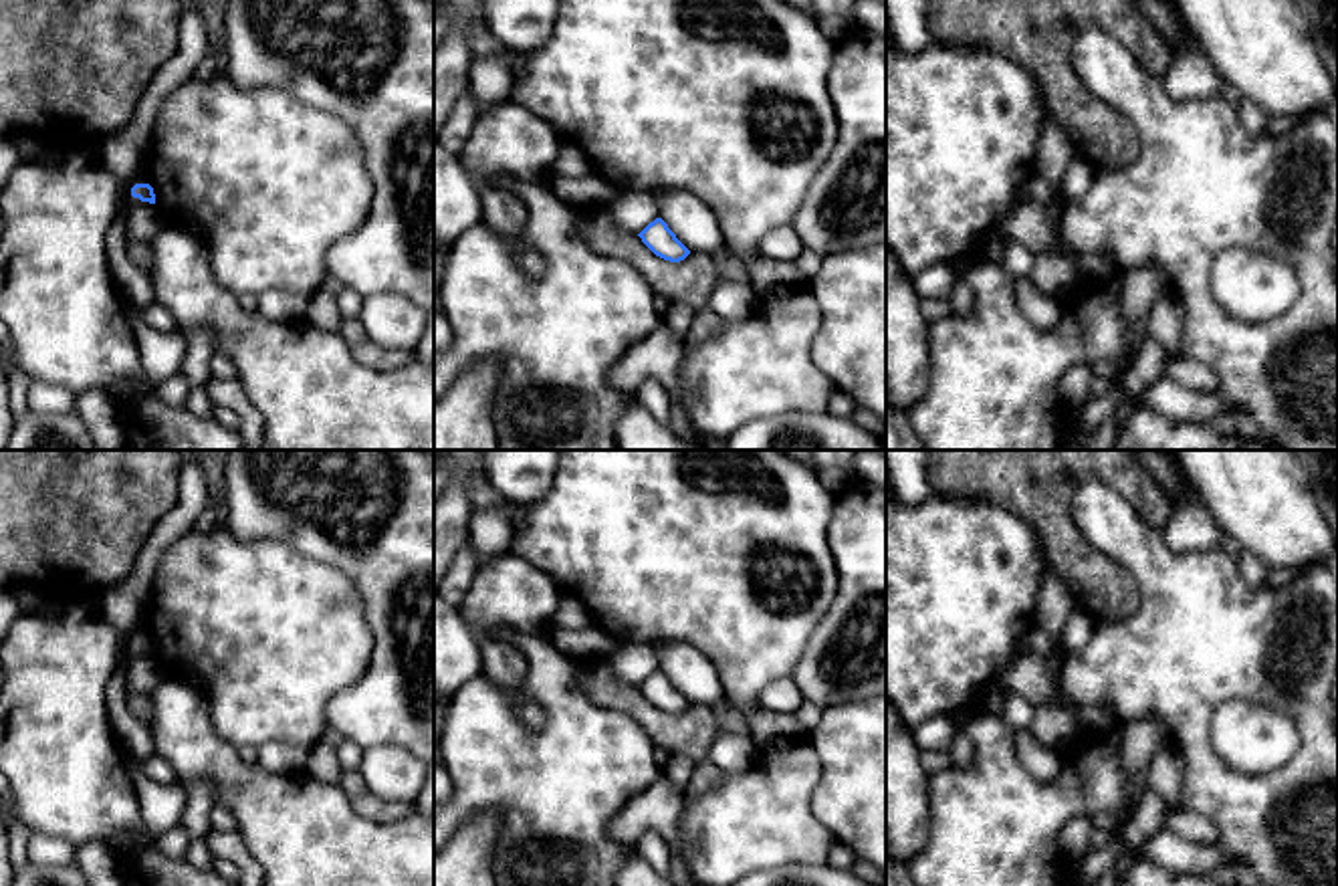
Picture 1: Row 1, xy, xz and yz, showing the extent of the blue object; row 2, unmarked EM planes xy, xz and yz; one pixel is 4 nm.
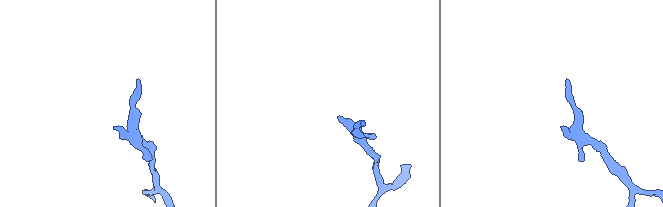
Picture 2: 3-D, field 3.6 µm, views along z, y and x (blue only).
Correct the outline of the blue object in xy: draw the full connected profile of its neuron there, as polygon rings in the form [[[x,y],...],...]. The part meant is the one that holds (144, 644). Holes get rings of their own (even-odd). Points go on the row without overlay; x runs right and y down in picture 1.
[[[135,628],[133,632],[129,632],[129,638],[125,642],[125,654],[127,656],[141,656],[141,654],[155,656],[153,640],[149,638],[145,628]]]

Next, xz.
[[[662,670],[650,674],[638,688],[656,708],[664,712],[680,714],[690,706]]]

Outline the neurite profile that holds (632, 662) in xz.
[[[622,640],[622,644],[603,660],[616,676],[632,686],[640,686],[650,674],[658,670],[658,654],[654,644]]]

